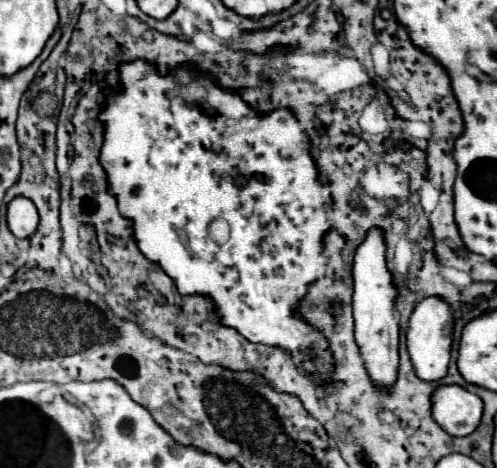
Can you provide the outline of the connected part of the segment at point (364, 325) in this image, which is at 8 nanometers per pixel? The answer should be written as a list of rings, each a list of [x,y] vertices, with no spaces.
[[[379,228],[369,230],[365,242],[357,248],[353,264],[353,282],[355,282],[353,288],[355,342],[359,346],[371,382],[381,390],[389,390],[395,386],[399,370],[399,354],[397,354],[399,322],[395,318],[395,302],[393,302],[397,298],[397,286],[385,264],[385,242],[383,242],[383,232]]]

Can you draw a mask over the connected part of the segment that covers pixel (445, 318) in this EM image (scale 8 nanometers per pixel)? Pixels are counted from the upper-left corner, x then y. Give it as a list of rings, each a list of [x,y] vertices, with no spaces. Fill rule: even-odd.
[[[431,296],[421,300],[409,320],[407,330],[407,352],[411,356],[415,374],[425,382],[435,382],[447,376],[449,358],[451,358],[451,336],[453,336],[453,312],[445,300]]]

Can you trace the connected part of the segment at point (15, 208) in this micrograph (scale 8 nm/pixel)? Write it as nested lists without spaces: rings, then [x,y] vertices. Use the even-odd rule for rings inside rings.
[[[23,196],[11,200],[7,210],[7,222],[9,222],[9,230],[17,238],[31,238],[39,226],[39,214],[35,204]]]

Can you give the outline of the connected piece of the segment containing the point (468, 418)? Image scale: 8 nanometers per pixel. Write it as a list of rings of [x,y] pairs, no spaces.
[[[441,386],[433,394],[433,418],[451,436],[469,436],[481,422],[481,398],[465,388]]]

